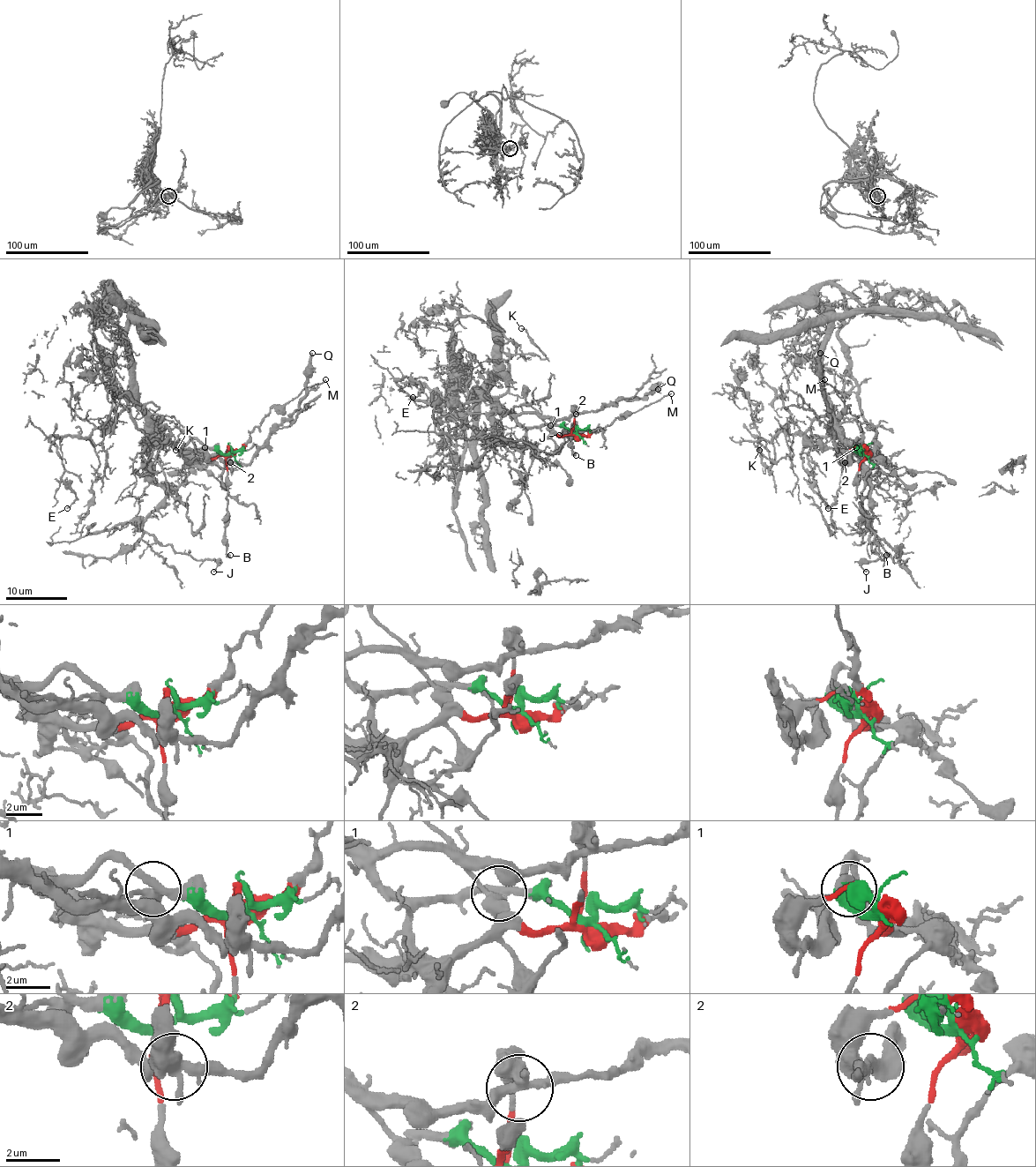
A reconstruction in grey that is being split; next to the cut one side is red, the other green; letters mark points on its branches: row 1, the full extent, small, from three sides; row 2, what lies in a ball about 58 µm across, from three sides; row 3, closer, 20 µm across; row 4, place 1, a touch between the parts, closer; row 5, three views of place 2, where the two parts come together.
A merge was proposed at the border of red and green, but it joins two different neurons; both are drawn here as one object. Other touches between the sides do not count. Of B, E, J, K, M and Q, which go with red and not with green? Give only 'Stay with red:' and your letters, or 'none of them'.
Stay with red: B, M

